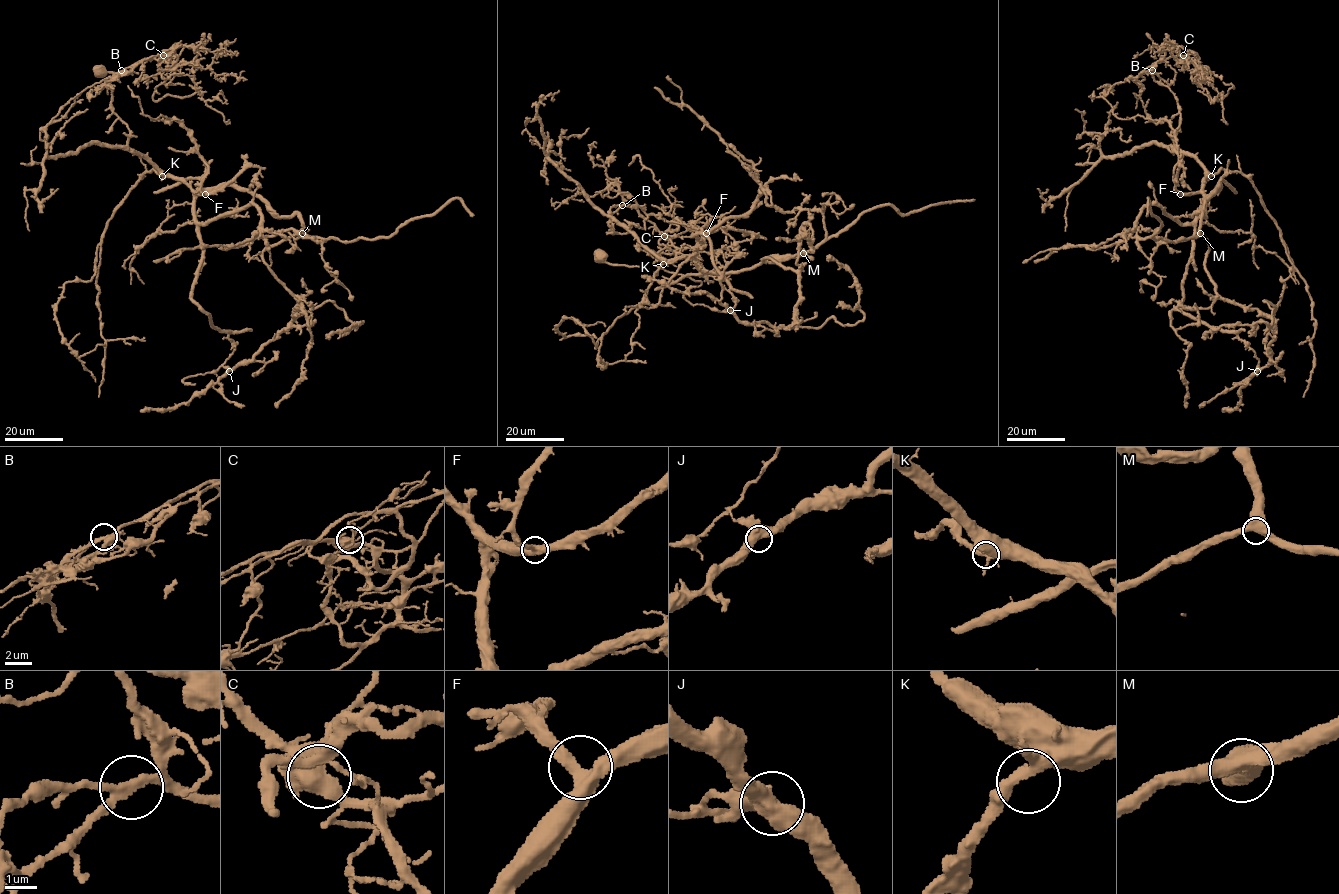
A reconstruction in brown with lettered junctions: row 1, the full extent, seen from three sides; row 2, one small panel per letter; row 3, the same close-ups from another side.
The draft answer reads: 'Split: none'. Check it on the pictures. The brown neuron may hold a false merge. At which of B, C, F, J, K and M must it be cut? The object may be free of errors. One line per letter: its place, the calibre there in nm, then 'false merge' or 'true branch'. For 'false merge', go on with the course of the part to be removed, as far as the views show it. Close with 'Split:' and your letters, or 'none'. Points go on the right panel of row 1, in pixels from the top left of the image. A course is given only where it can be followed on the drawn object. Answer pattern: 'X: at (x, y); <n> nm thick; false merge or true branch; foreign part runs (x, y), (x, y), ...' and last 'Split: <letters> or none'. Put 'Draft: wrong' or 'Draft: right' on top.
Draft: wrong
B: at (1152, 70); 200 nm thick; false merge; foreign part runs (1152, 71), (1162, 60), (1180, 56), (1213, 101), (1233, 88), (1213, 71), (1197, 69)
C: at (1183, 55); 460 nm thick; true branch
F: at (1180, 194); 400 nm thick; true branch
J: at (1257, 371); 500 nm thick; true branch
K: at (1211, 176); 300 nm thick; true branch
M: at (1200, 233); 440 nm thick; true branch
Split: B

